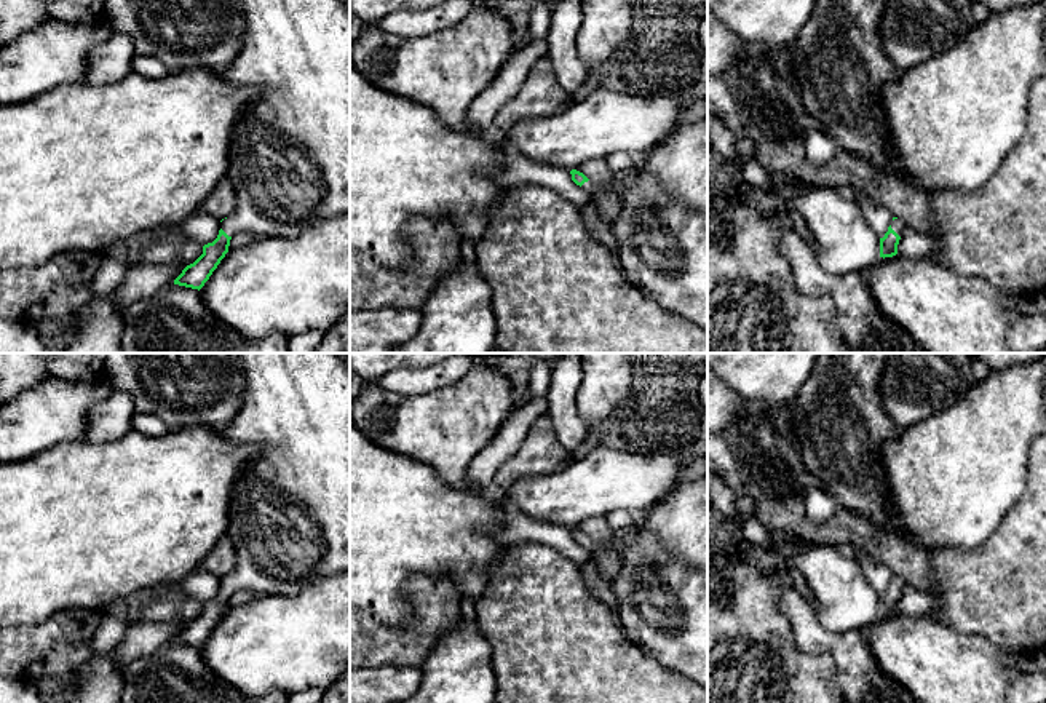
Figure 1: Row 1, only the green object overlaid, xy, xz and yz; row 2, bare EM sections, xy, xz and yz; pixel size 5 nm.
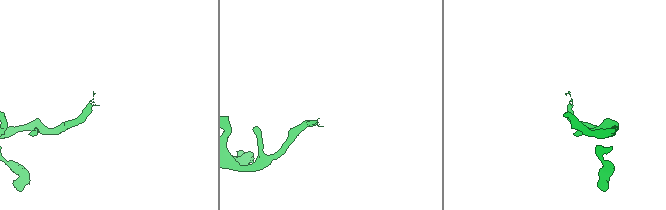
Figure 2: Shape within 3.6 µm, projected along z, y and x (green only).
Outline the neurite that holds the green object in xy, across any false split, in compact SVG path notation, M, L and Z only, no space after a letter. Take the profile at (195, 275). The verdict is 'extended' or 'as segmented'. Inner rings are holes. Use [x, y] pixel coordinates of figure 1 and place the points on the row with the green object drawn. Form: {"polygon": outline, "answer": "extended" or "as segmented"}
{"polygon": "M339 0L238 2L244 19L241 51L220 75L256 88L260 97L244 109L232 134L227 176L235 187L236 209L220 220L217 238L174 280L198 291L228 252L235 233L294 238L318 222L350 212L350 11Z", "answer": "extended"}

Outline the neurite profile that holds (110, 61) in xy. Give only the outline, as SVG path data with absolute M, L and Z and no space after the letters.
M113 30L109 40L91 51L85 81L96 86L120 81L133 72L134 56L131 38Z

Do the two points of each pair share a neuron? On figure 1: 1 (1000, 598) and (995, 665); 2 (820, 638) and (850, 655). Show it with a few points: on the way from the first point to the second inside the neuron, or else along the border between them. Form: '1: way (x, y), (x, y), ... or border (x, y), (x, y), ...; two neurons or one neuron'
1: border (962, 633), (984, 635), (1000, 649), (1016, 657); two neurons
2: way (828, 643), (842, 647); one neuron

